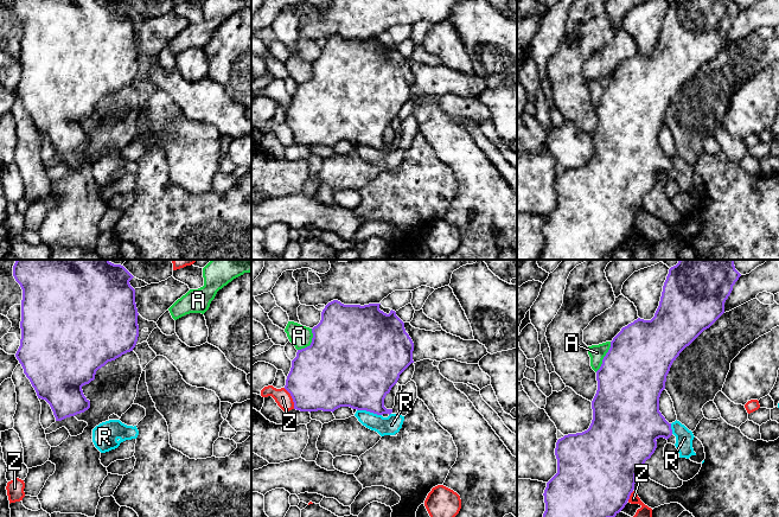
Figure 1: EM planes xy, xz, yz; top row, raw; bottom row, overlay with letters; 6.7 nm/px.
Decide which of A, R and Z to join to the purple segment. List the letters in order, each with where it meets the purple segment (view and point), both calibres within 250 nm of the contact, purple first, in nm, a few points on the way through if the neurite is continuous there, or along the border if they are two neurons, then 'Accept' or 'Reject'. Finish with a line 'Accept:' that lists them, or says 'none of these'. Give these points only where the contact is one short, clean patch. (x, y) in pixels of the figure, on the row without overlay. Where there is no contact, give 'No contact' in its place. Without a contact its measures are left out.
A: Touches purple at yz (604, 91). Thickness 460 nm (purple) against 110 nm. Reject
R: Touches purple at xz (369, 145). Thickness 440 nm (purple) against 130 nm. Boundary: xz (357, 144), (381, 150). Reject
Z: Touches purple at xz (292, 132). Thickness 440 nm (purple) against 110 nm. Reject
Accept: none of these

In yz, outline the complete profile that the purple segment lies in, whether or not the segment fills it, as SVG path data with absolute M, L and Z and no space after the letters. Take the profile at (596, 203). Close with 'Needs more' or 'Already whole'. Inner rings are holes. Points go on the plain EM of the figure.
M673 0L651 55L638 52L622 62L596 106L593 154L582 167L556 177L557 208L544 224L545 245L538 260L602 260L627 238L636 209L657 183L657 173L672 170L659 146L666 110L679 88L723 47L724 37L741 8L735 0Z. Already whole

